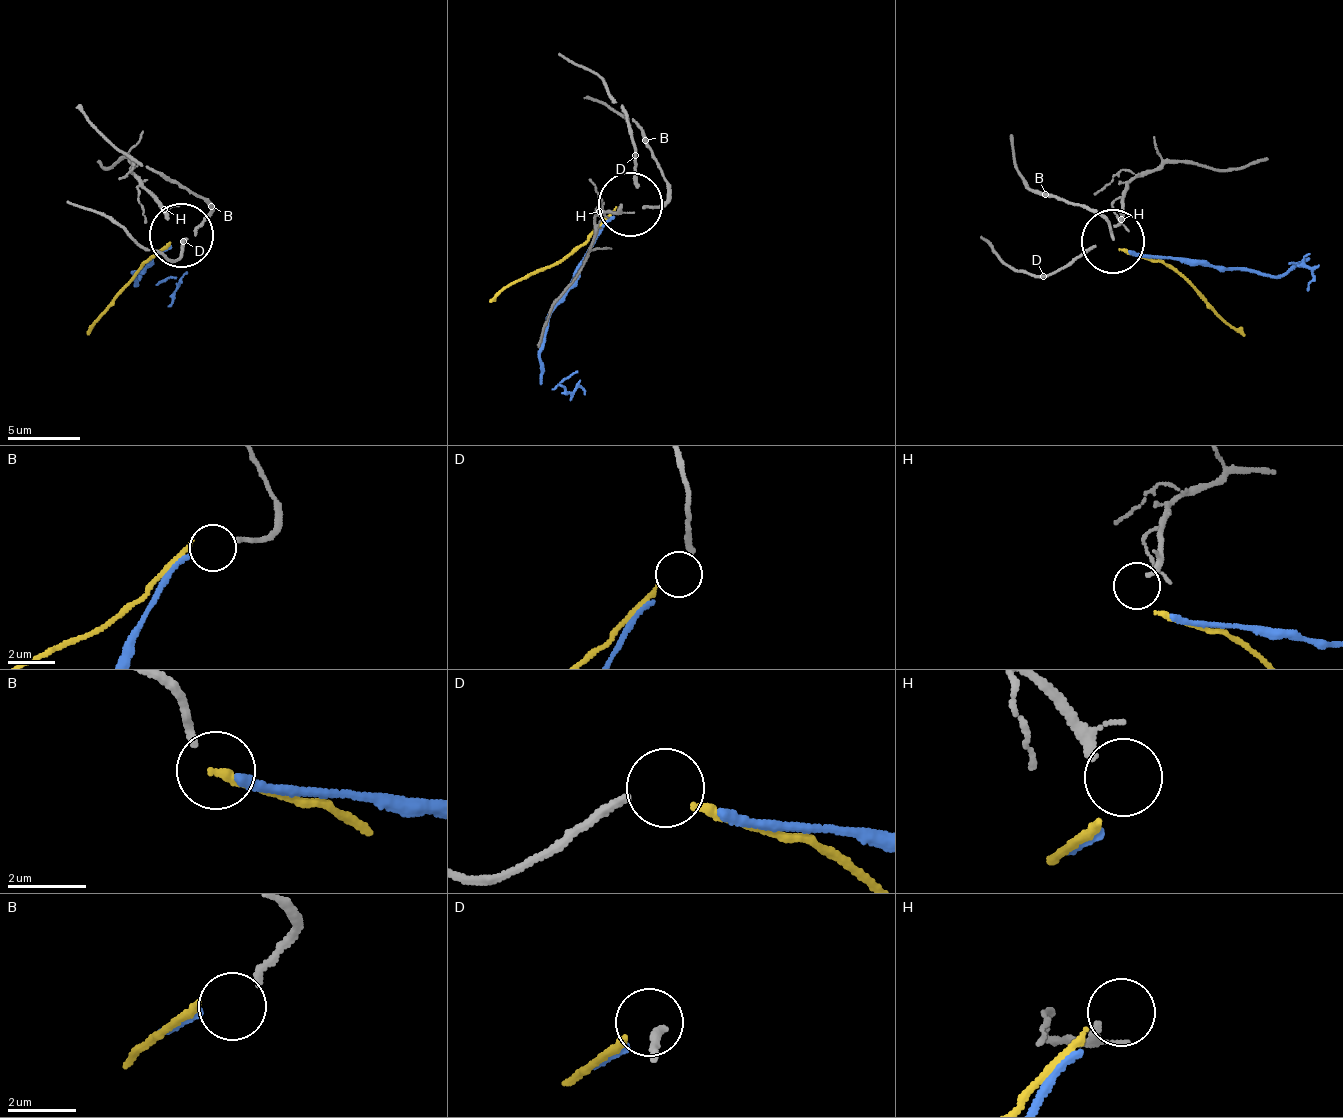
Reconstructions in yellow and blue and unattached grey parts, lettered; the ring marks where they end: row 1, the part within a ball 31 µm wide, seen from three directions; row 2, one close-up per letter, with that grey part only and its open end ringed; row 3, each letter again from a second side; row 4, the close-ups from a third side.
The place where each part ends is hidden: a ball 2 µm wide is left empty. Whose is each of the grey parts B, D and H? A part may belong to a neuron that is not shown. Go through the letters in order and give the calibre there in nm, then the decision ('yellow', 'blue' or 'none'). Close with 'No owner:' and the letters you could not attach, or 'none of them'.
B: 200 nm | blue
D: 240 nm | yellow
H: 180 nm | none
No owner: H

